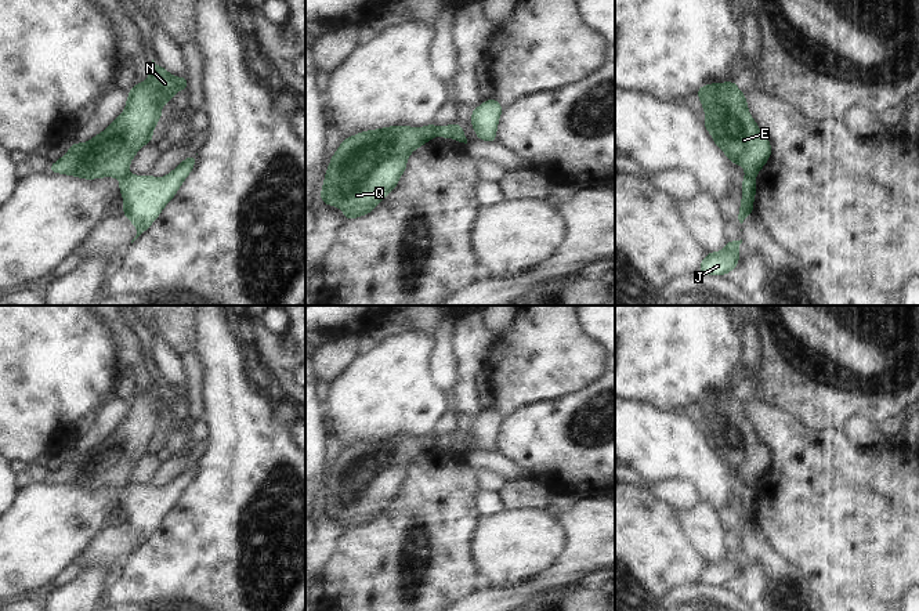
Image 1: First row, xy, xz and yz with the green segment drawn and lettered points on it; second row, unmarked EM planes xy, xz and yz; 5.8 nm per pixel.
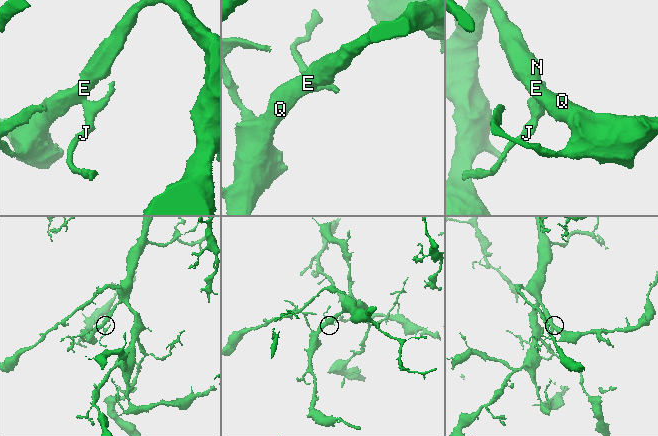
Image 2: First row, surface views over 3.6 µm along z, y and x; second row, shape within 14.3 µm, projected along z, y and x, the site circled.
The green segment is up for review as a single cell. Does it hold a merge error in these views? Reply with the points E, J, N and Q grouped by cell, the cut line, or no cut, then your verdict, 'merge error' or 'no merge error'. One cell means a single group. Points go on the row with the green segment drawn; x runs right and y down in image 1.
E N Q / J; cut in xz along (434, 126), (437, 134); merge error

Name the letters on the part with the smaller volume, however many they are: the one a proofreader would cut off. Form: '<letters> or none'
J

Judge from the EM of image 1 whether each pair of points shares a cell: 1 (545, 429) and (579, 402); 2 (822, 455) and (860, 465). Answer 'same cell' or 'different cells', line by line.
1: same cell
2: same cell

